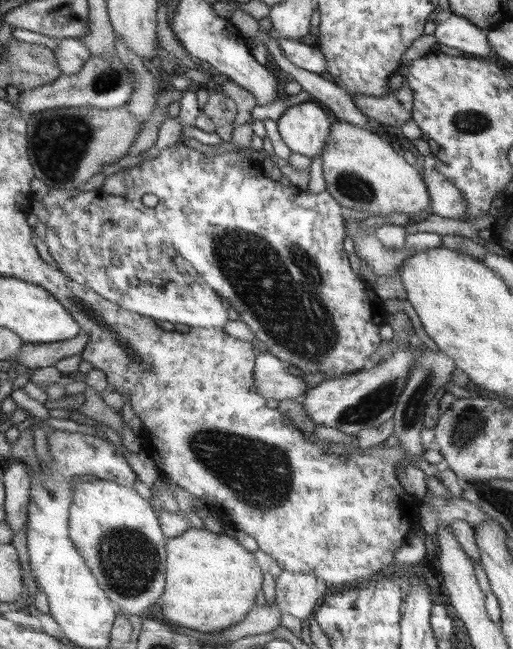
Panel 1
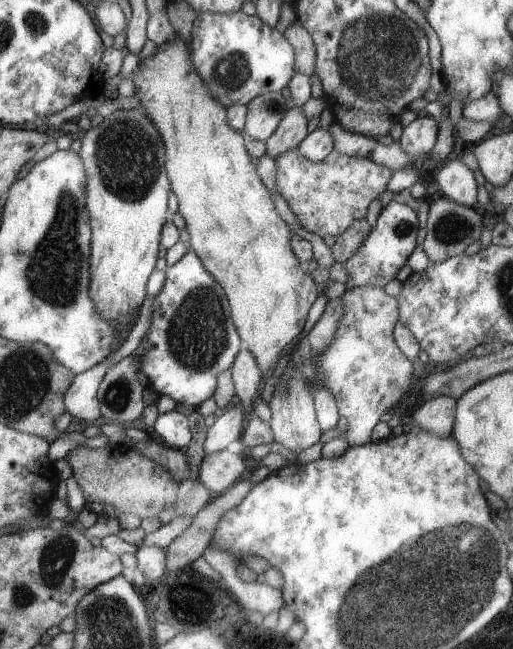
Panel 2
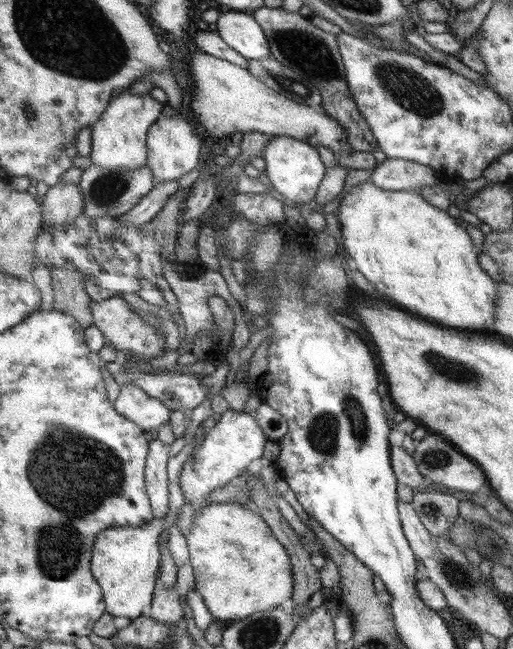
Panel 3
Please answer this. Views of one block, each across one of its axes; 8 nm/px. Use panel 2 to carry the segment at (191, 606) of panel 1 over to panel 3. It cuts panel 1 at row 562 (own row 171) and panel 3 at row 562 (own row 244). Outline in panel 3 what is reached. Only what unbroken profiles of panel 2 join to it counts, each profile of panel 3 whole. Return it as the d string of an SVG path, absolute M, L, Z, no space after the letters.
M234 502L211 503L197 509L194 523L186 535L190 553L188 563L193 567L195 591L202 595L213 619L222 622L242 620L246 616L284 606L292 597L292 573L290 552L275 536L273 529L258 512Z

